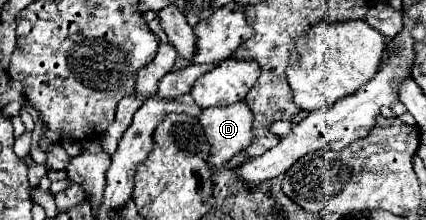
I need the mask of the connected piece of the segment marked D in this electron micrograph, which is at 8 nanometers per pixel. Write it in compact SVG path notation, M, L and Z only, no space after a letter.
M245 100L227 108L207 108L199 122L211 142L211 158L207 160L211 166L221 166L253 140L253 110Z

